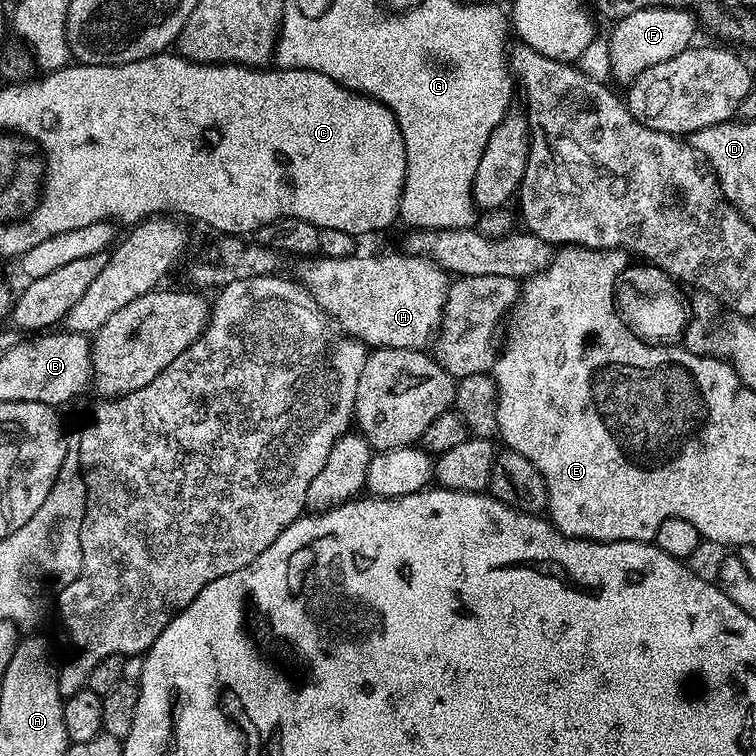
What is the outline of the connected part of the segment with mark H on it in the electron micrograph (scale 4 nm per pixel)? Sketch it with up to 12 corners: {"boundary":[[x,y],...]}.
{"boundary":[[425,256],[309,259],[299,283],[345,336],[433,343],[449,273]]}

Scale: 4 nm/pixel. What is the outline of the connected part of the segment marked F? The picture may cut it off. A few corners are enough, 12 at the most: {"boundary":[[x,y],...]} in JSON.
{"boundary":[[688,8],[615,21],[606,64],[628,86],[693,47]]}

